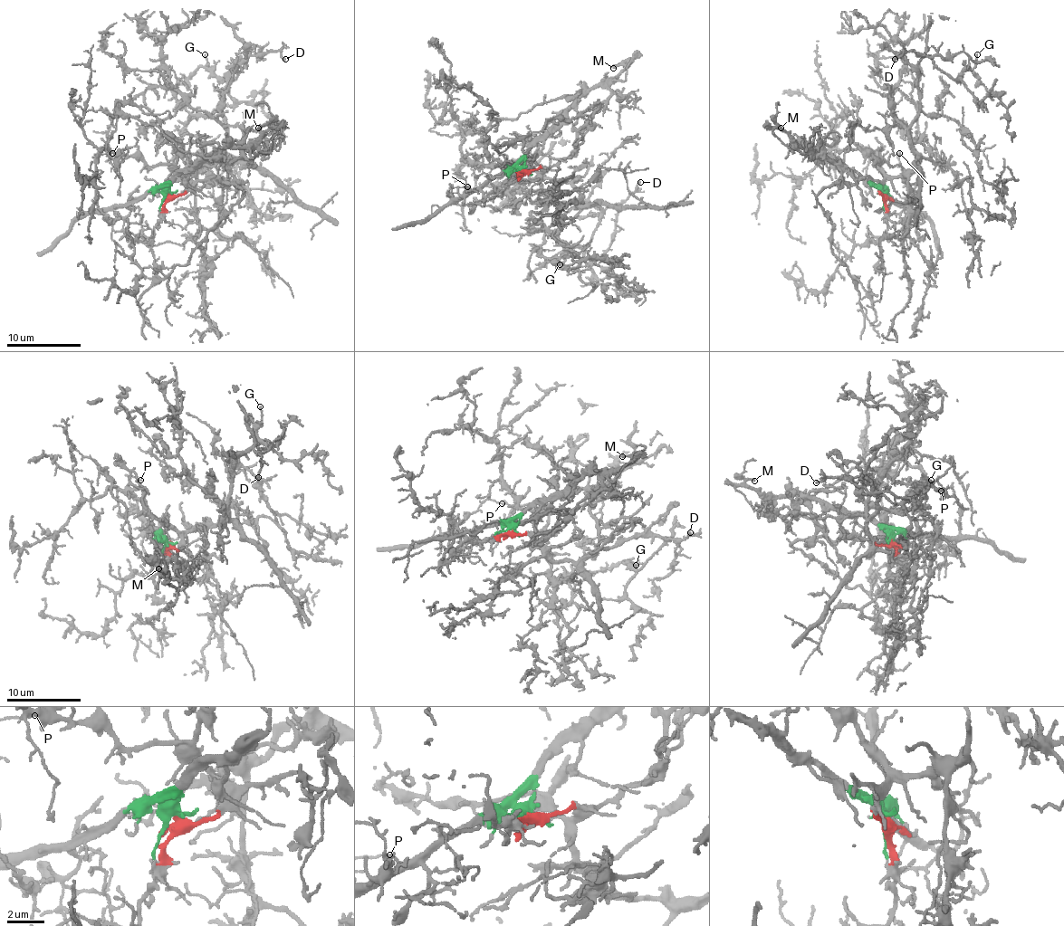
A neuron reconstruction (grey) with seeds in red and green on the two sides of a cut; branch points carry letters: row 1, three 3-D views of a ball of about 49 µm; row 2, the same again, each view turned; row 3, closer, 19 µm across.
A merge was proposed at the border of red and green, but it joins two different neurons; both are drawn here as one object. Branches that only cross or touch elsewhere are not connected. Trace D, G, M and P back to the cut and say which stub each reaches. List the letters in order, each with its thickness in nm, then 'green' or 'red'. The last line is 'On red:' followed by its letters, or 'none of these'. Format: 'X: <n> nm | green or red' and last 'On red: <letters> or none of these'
D: 150 nm | red
G: 140 nm | red
M: 160 nm | green
P: 110 nm | green
On red: D, G

